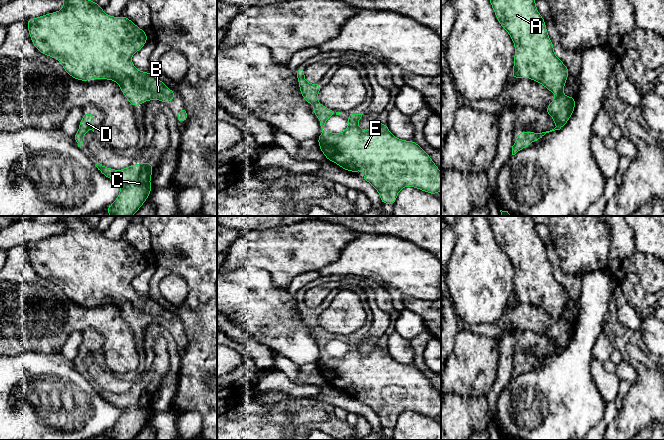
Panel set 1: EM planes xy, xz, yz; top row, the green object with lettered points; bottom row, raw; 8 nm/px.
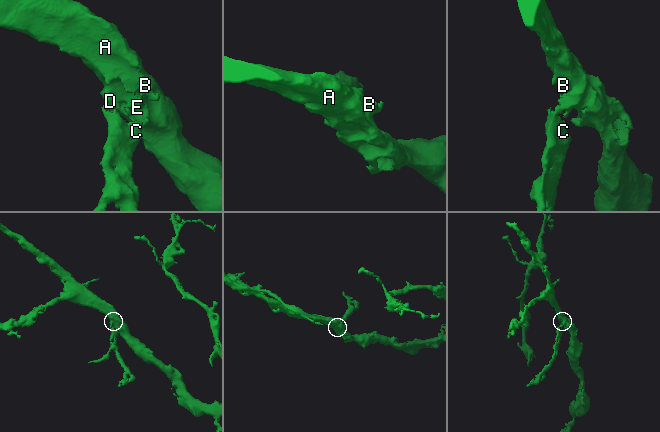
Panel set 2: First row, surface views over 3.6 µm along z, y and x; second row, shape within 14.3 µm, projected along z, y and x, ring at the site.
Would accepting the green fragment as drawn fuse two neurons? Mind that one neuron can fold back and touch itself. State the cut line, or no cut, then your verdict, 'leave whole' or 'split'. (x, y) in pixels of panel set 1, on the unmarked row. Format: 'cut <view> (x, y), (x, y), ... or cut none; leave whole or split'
cut none; leave whole

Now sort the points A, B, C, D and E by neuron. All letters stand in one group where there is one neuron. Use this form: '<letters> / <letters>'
A B C D E

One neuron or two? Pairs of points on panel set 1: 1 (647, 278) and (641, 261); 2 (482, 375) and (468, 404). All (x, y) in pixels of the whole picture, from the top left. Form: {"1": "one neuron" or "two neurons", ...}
{"1": "one neuron", "2": "two neurons"}

